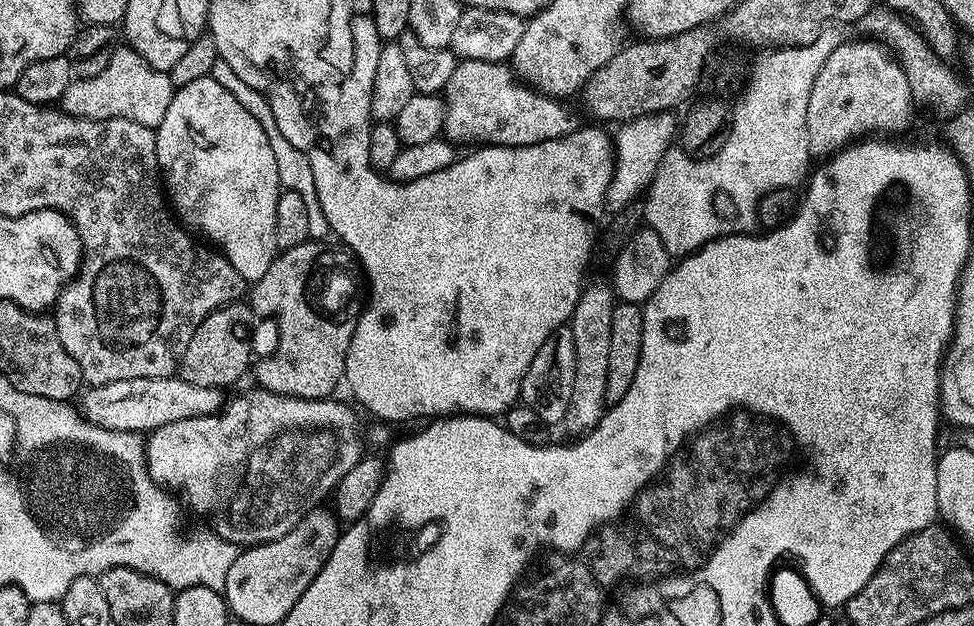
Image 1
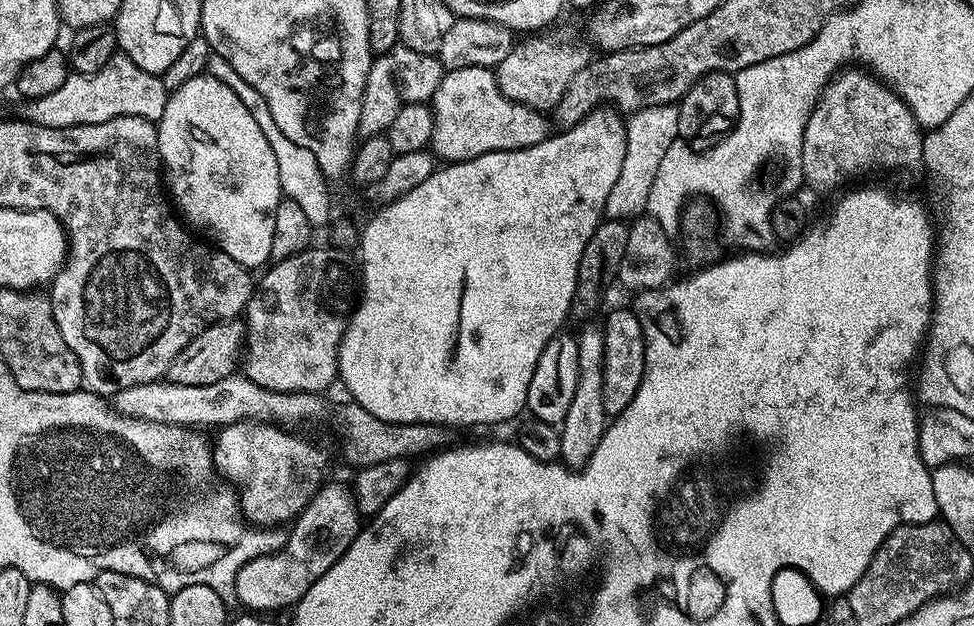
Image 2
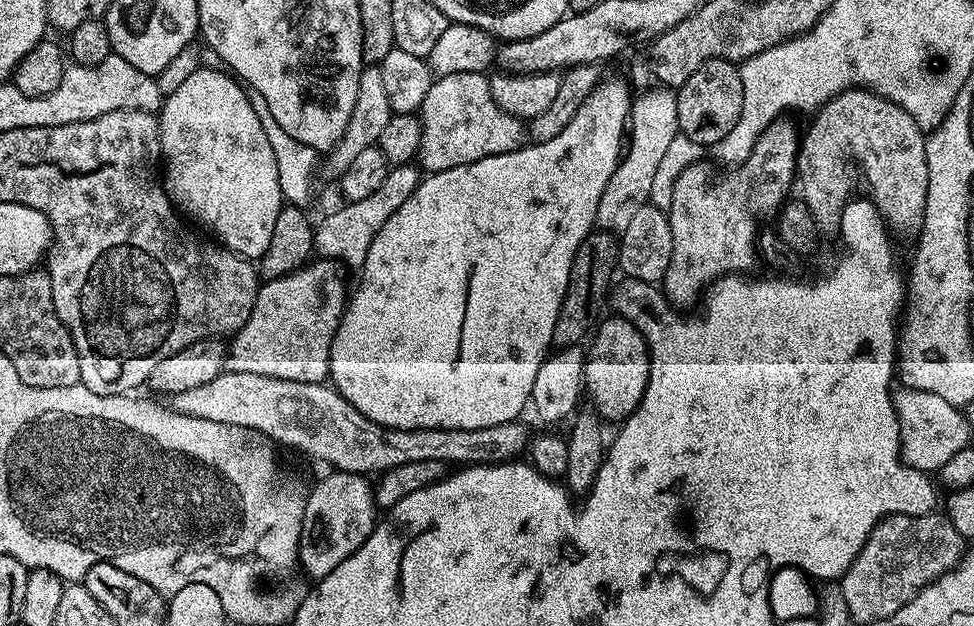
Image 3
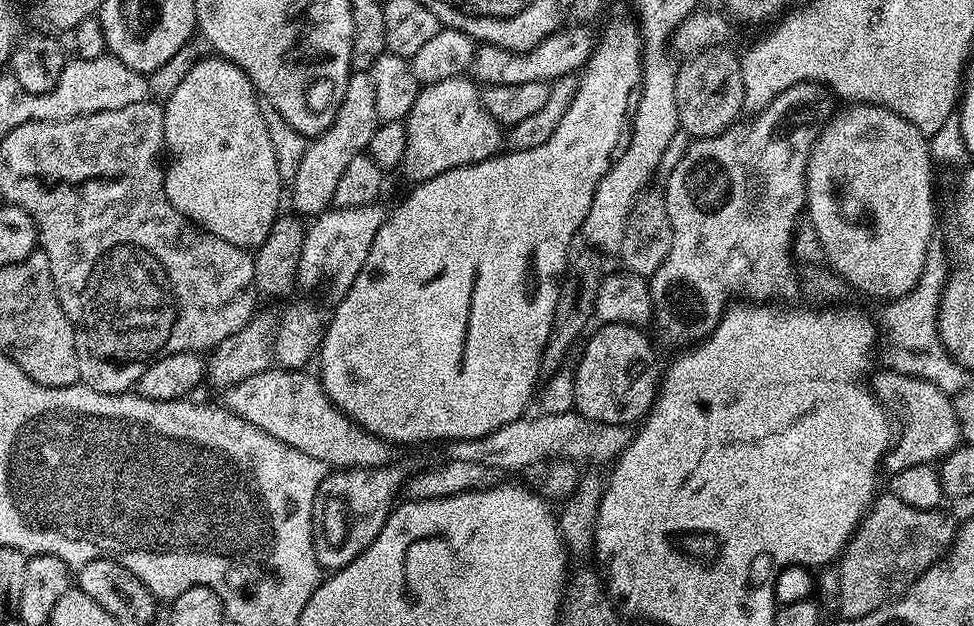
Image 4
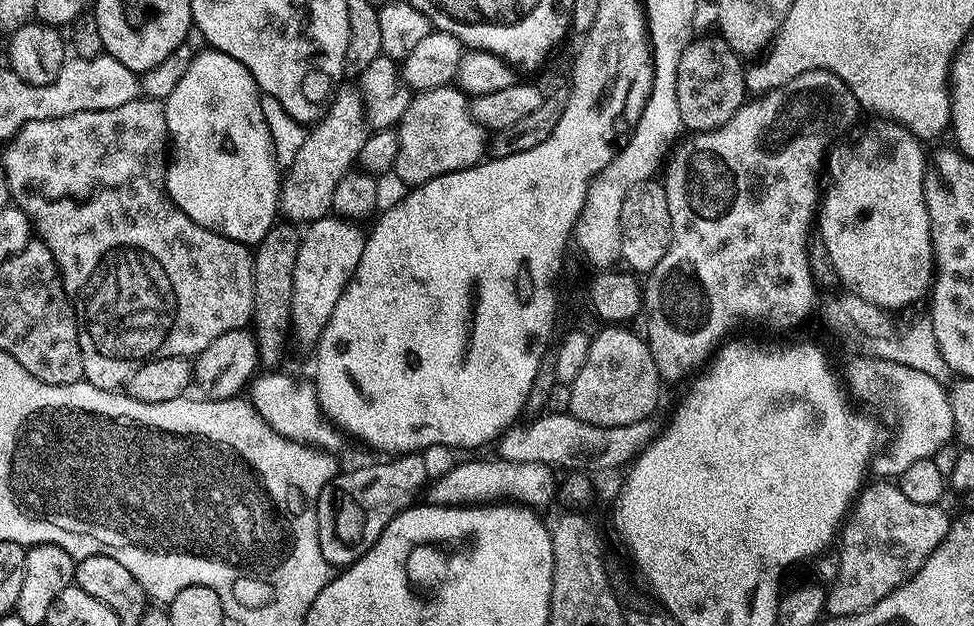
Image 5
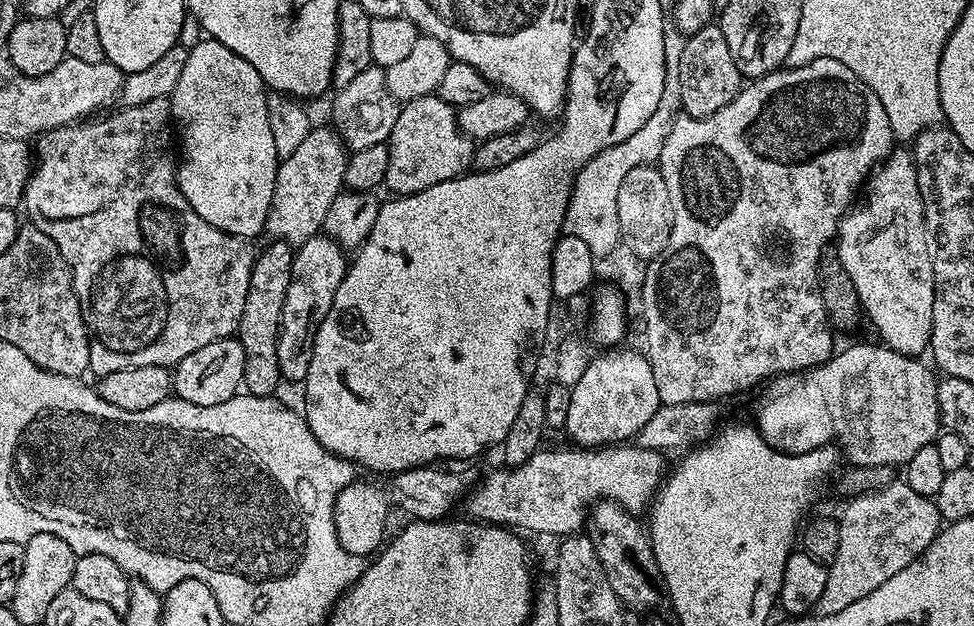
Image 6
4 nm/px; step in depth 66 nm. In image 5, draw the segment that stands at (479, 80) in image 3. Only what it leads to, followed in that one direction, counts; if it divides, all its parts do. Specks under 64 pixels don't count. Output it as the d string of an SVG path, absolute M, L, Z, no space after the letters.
M456 86L431 88L425 92L417 91L408 103L406 114L398 125L400 145L394 176L407 186L419 186L447 172L457 172L463 168L473 168L486 156L486 130L472 117L469 97Z

